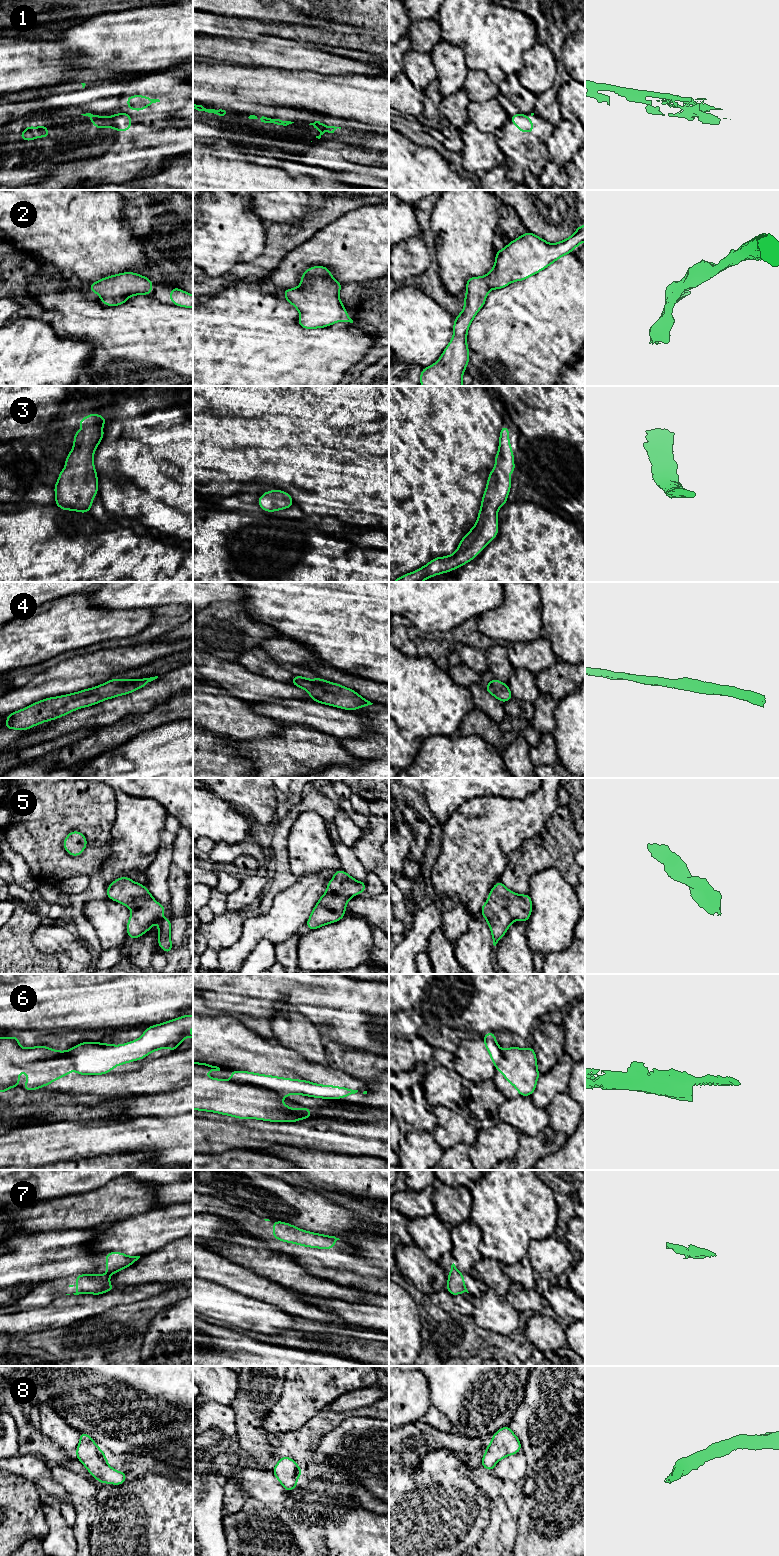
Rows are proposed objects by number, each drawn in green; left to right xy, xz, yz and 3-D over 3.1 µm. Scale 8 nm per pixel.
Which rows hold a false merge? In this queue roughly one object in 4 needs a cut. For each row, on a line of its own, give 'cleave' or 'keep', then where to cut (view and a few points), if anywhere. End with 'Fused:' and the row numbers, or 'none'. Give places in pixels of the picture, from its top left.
1: cleave; cut in xz along (322, 125), (323, 128)
2: keep; no cut
3: keep; no cut
4: keep; no cut
5: keep; no cut
6: cleave; cut in xz along (231, 1080), (237, 1083), (263, 1086), (275, 1091), (281, 1097)
7: keep; no cut
8: keep; no cut
Fused: 1, 6

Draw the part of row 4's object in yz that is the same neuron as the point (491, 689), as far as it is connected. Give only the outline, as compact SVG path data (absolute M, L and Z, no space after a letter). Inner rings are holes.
M493 678L489 684L484 687L492 696L496 697L501 702L507 702L513 698L508 684L502 683L496 678Z

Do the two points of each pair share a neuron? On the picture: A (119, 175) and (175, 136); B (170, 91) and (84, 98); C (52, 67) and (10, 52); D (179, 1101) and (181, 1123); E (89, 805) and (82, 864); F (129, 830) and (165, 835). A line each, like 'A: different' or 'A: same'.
A: same
B: same
C: same
D: different
E: same
F: different

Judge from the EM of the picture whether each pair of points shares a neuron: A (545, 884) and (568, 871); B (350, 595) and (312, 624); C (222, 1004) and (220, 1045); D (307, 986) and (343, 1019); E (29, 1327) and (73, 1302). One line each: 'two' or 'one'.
A: two
B: one
C: two
D: one
E: one

